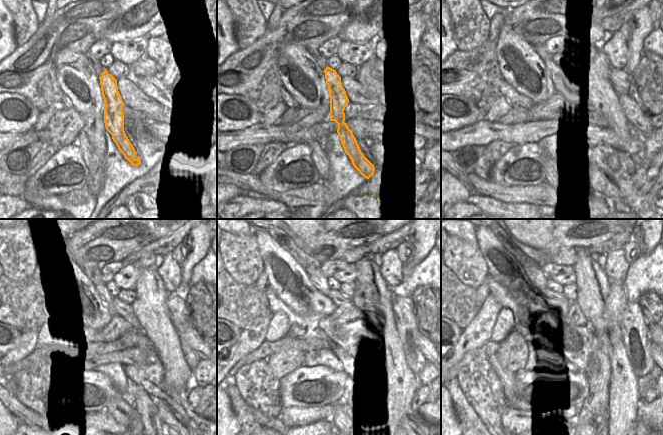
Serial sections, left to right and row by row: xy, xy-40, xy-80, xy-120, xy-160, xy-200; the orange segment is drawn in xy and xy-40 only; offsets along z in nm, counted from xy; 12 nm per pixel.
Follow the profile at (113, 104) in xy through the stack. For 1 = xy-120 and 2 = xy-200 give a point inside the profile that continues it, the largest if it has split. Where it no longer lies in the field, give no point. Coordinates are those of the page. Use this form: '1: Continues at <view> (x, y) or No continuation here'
1: Continues at xy-120 (147, 411)
2: Continues at xy-200 (593, 409)

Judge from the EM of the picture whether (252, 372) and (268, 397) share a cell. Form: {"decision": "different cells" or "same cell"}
{"decision": "same cell"}

